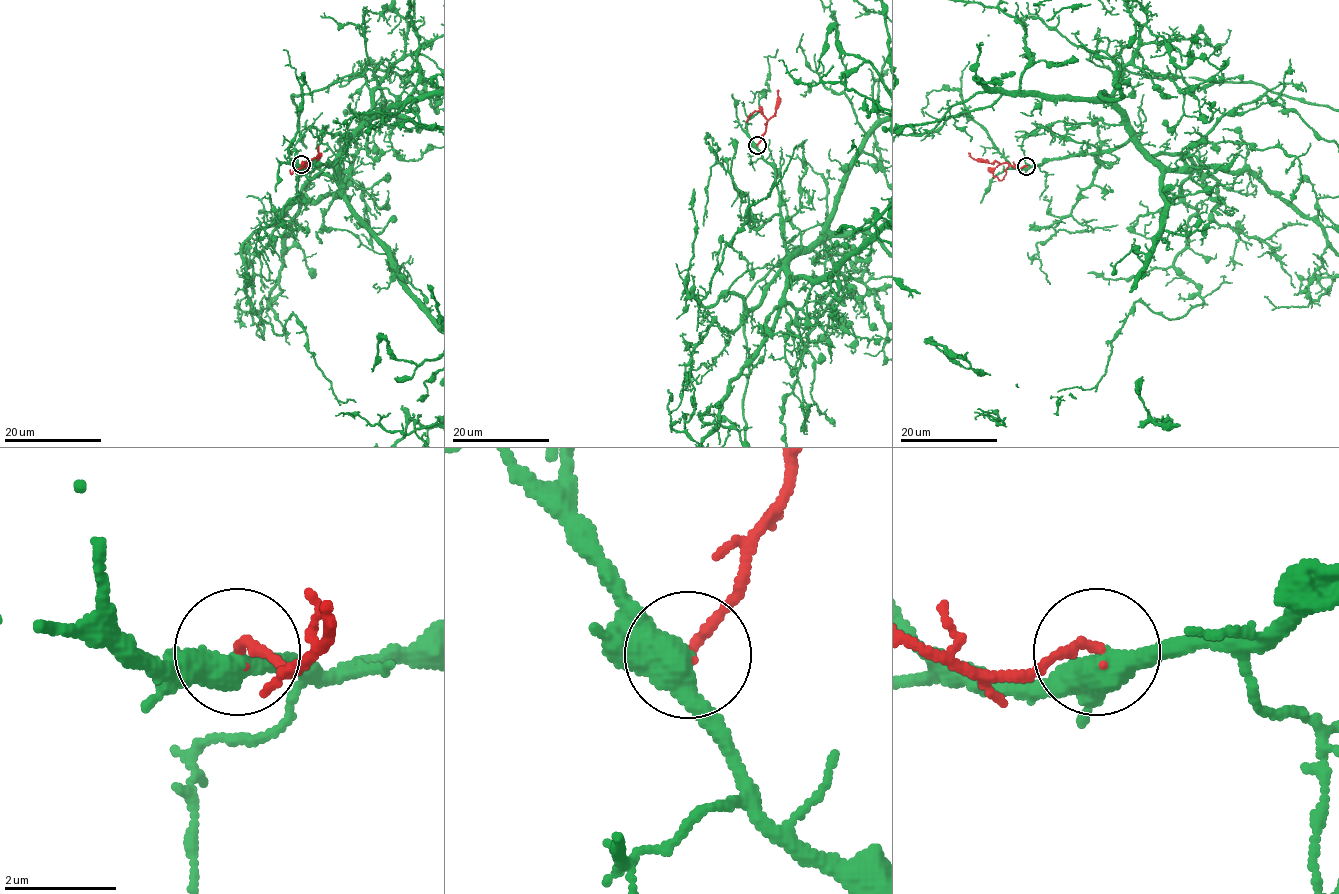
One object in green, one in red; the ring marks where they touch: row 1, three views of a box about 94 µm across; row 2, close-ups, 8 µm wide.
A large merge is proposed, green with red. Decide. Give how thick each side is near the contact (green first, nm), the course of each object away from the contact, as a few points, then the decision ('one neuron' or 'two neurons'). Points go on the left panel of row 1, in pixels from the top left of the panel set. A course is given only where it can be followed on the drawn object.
500/180 nm | red via (301, 165), (307, 165), (308, 159), (317, 159), (318, 146) | one neuron

